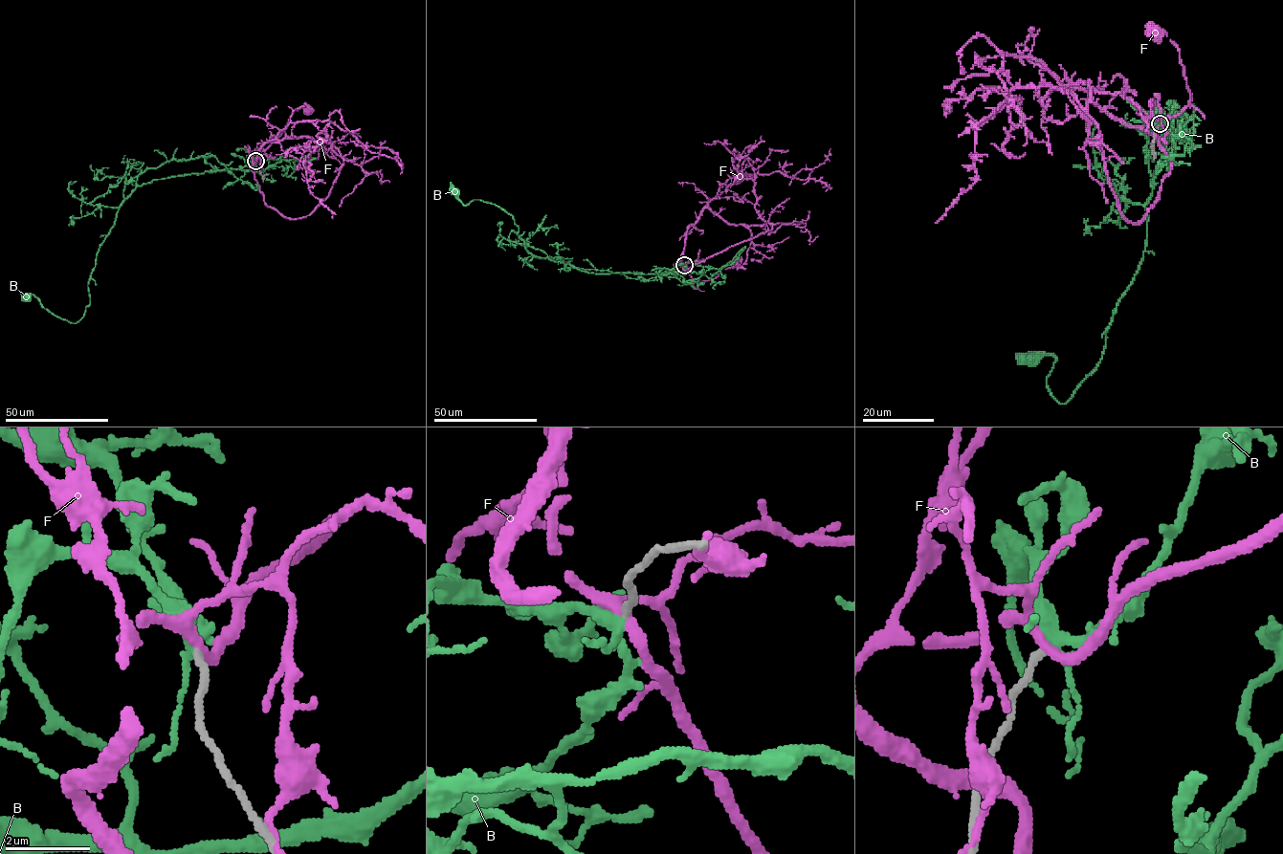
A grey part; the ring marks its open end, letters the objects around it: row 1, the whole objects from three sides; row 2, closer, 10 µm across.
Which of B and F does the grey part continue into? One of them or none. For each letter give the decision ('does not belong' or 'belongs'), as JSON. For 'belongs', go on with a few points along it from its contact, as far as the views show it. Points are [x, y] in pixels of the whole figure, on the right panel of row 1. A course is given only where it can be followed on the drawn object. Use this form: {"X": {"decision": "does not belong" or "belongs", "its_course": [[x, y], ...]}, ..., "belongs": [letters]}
{"B": {"decision": "belongs", "its_course": [[1160, 124], [1175, 149], [1158, 165], [1141, 262], [1098, 364], [1061, 404], [1047, 386], [1056, 358], [1034, 360]]}, "F": {"decision": "does not belong"}, "belongs": ["B"]}

